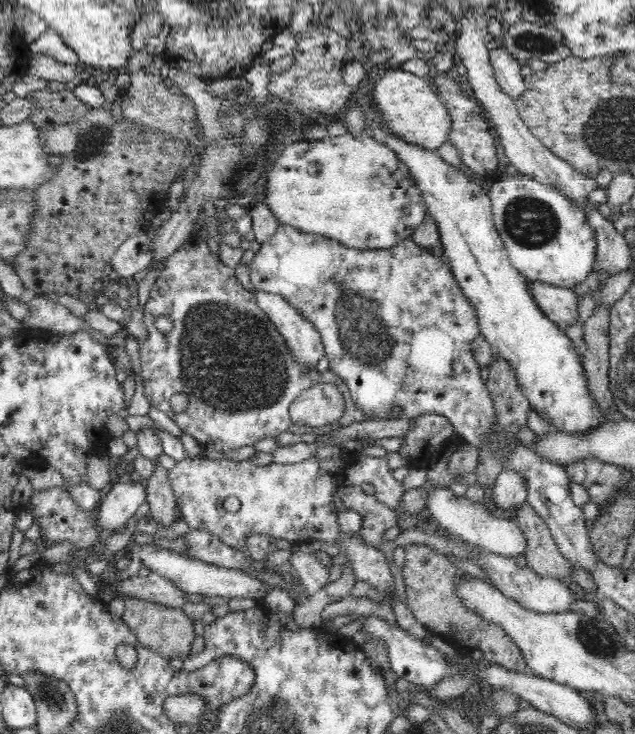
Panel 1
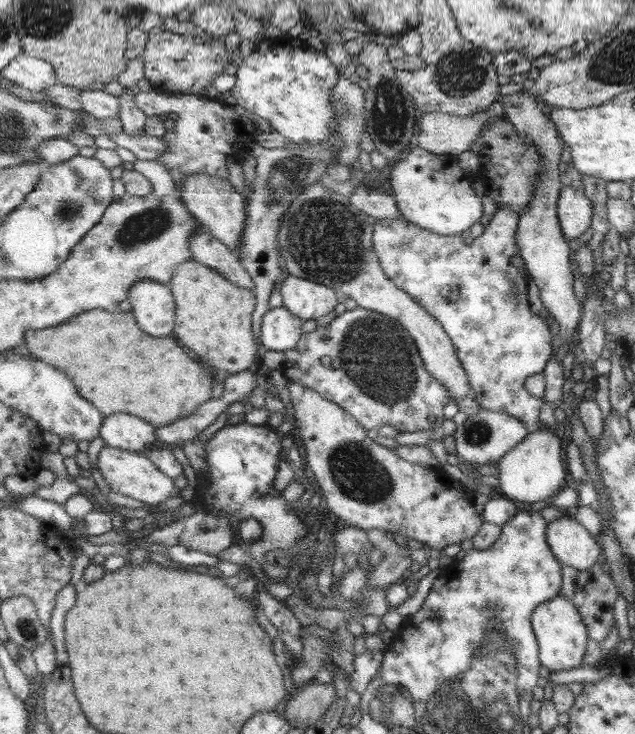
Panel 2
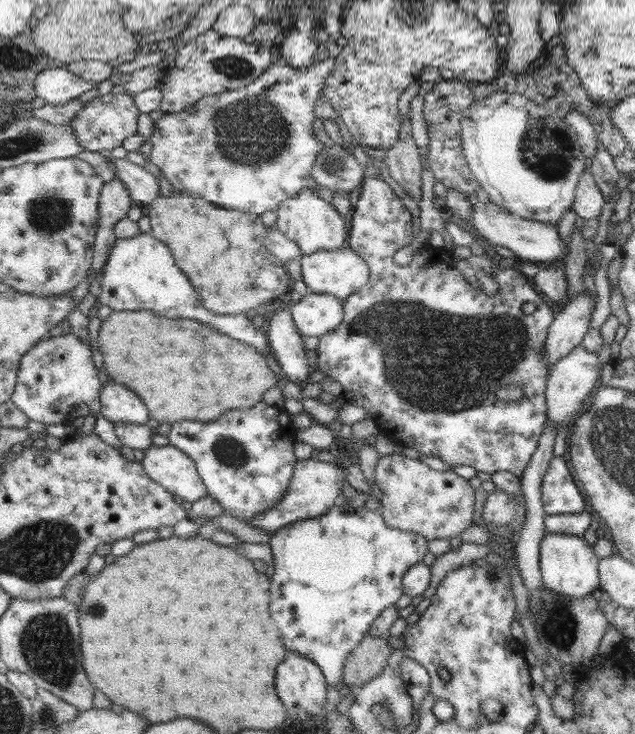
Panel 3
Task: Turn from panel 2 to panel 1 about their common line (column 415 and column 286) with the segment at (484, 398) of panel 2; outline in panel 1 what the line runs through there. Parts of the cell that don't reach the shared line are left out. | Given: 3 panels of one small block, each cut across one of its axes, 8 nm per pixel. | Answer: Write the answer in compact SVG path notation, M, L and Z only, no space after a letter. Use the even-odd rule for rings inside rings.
M281 224L268 240L261 243L261 247L255 252L253 261L248 267L251 282L257 290L281 294L319 330L325 346L325 354L329 360L329 368L334 370L340 379L346 381L346 385L350 388L349 401L354 402L356 407L364 411L368 417L391 419L395 407L401 409L401 414L398 417L409 417L410 419L429 413L444 415L453 424L454 432L463 438L462 441L476 449L480 449L480 445L485 442L485 435L492 433L492 428L496 424L493 401L484 380L480 378L481 368L478 366L478 362L474 360L470 343L480 335L476 311L474 311L468 298L460 291L446 259L442 256L436 257L432 250L418 246L411 238L395 244L392 248L362 250L350 248L327 236L302 232L289 224Z

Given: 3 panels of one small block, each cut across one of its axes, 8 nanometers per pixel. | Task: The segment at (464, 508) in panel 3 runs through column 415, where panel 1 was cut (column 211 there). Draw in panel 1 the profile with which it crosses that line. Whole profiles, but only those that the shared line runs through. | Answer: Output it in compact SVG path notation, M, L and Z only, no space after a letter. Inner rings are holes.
M346 449L338 455L328 456L328 458L306 458L296 464L278 464L272 463L266 466L257 466L252 461L233 461L219 457L211 459L205 456L195 456L193 458L184 458L177 462L169 470L169 479L178 499L181 508L181 517L189 528L202 528L212 534L218 535L228 546L232 548L245 548L246 538L250 534L268 534L277 539L288 540L292 542L324 542L340 543L340 552L349 557L352 564L352 571L360 580L364 580L372 587L381 590L385 595L389 589L393 589L394 577L390 572L388 560L384 557L384 552L363 542L359 534L344 535L338 529L339 512L334 505L334 494L337 494L337 488L344 485L345 470L353 464L358 455L346 454ZM236 497L240 503L240 509L234 512L227 512L223 505L227 498Z

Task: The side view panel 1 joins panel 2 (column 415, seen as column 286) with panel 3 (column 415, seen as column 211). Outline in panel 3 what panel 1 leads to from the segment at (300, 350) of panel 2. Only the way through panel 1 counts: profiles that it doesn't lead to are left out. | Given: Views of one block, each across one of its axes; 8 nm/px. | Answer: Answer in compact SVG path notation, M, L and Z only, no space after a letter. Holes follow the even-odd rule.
M369 167L366 168L366 176L363 179L361 193L354 208L354 216L352 218L352 228L348 238L348 246L355 249L370 266L370 279L367 284L359 290L355 295L348 296L344 302L345 320L333 332L323 335L319 338L316 348L317 362L320 370L327 377L338 381L343 387L343 395L349 403L362 407L368 416L376 423L379 433L383 434L391 441L401 444L405 448L414 448L420 454L427 456L435 456L448 462L451 465L471 466L477 472L497 472L505 470L520 477L523 468L527 466L527 462L531 458L538 444L547 411L544 391L546 386L546 377L548 374L548 366L543 361L545 354L545 336L549 324L554 317L555 306L547 304L536 294L532 286L524 280L523 274L517 270L501 265L495 256L491 256L491 278L497 284L497 291L491 296L483 293L483 291L473 288L465 278L459 273L459 258L457 258L456 250L445 250L437 240L426 245L427 256L419 256L415 254L409 265L400 266L393 261L393 256L397 254L397 250L401 250L403 246L411 244L415 240L415 232L413 232L413 214L405 208L405 204L393 191L393 182L390 179L382 177L381 169ZM531 302L535 309L530 314L524 314L521 311L521 304ZM508 385L517 386L522 390L522 396L514 402L502 402L498 400L497 392L502 387Z

